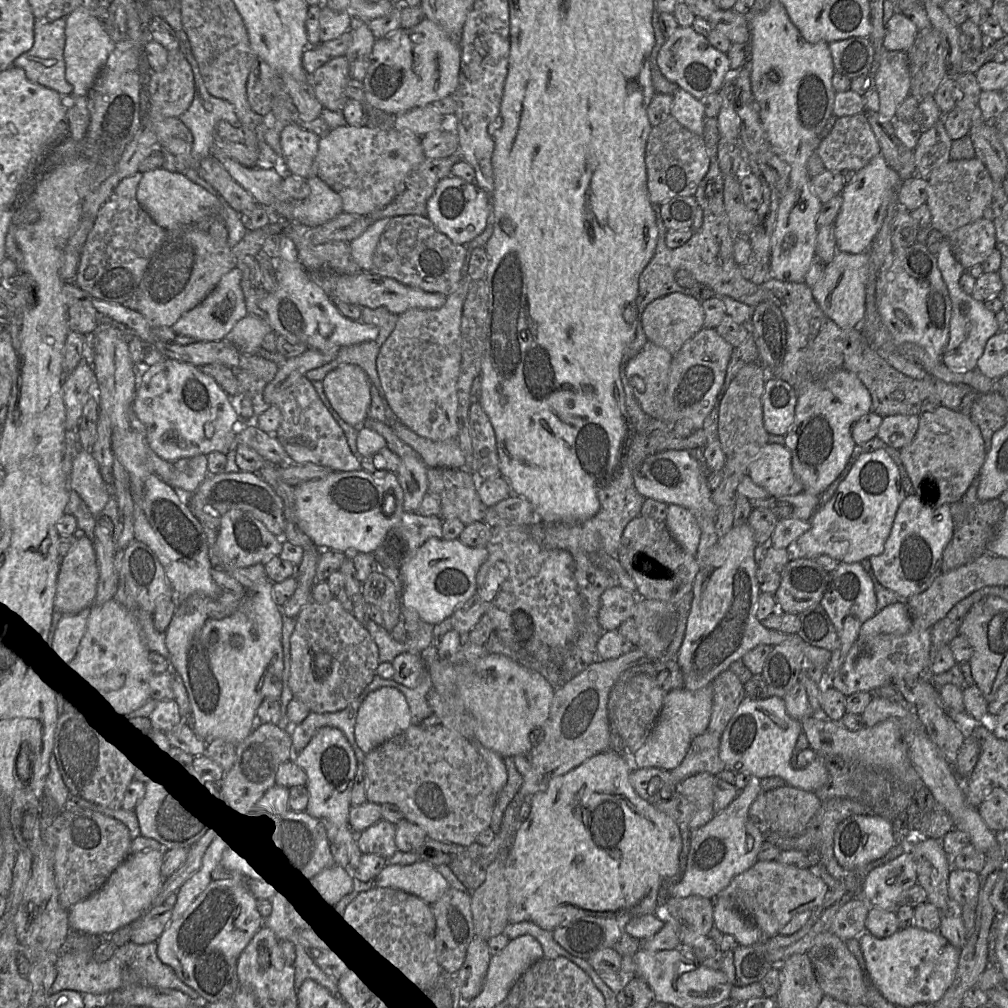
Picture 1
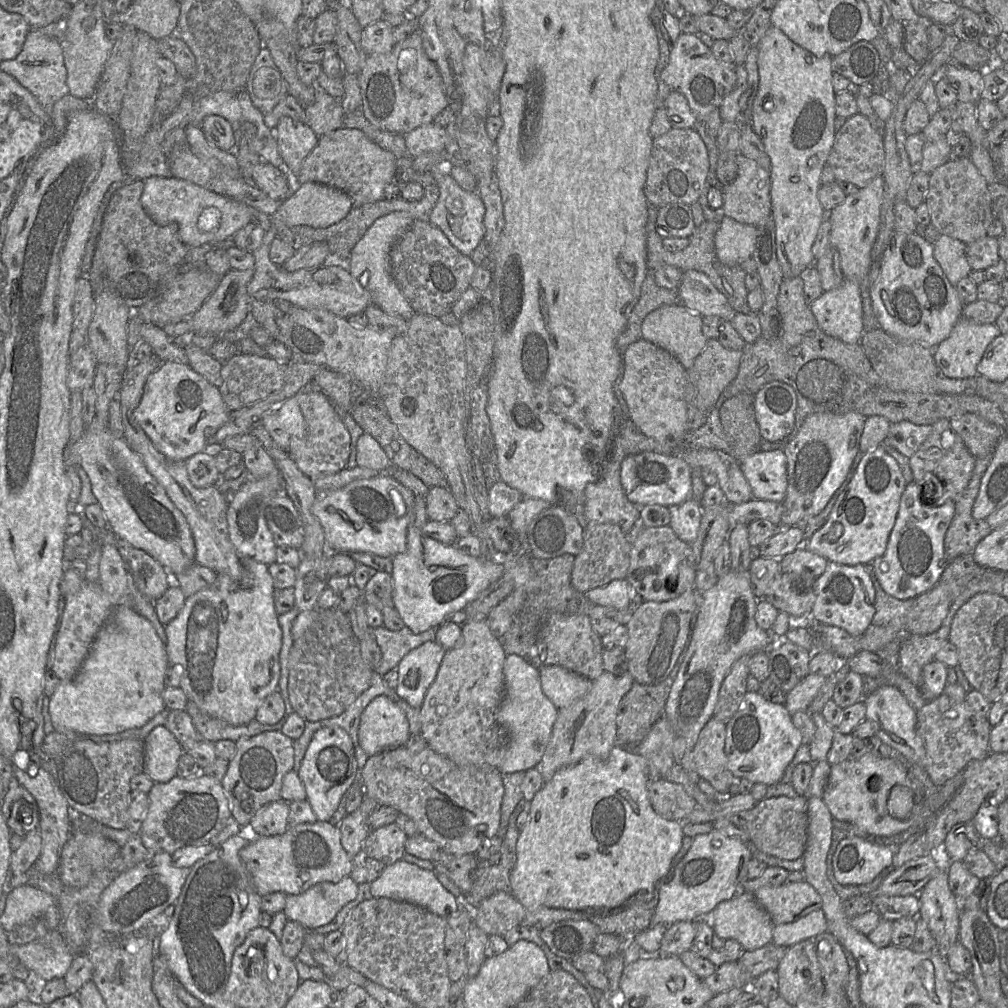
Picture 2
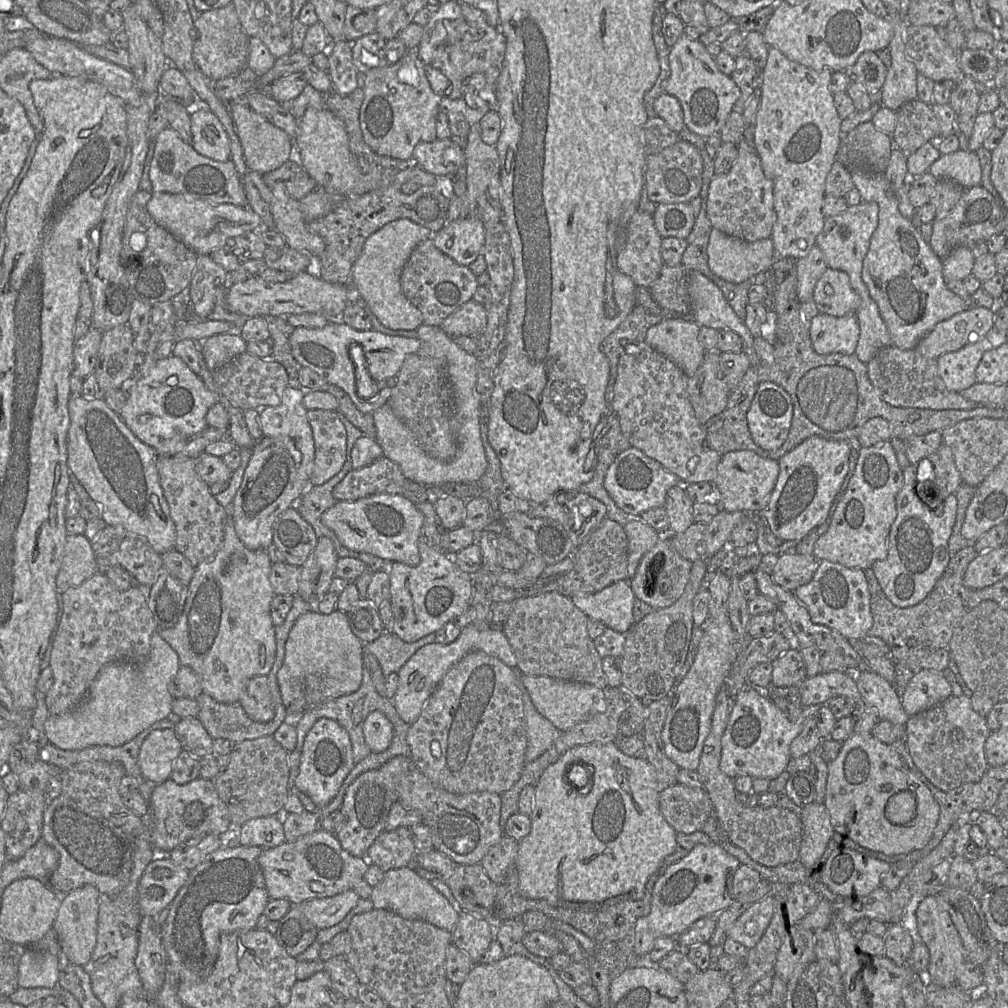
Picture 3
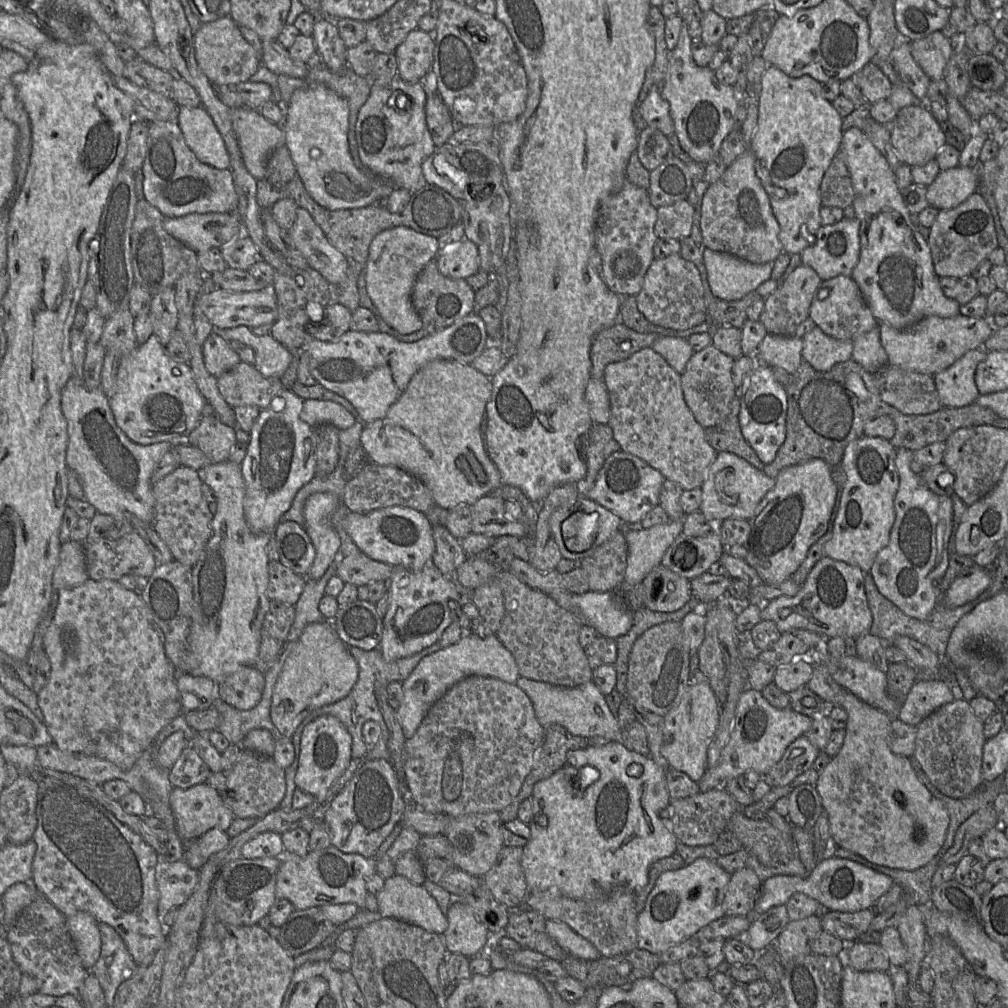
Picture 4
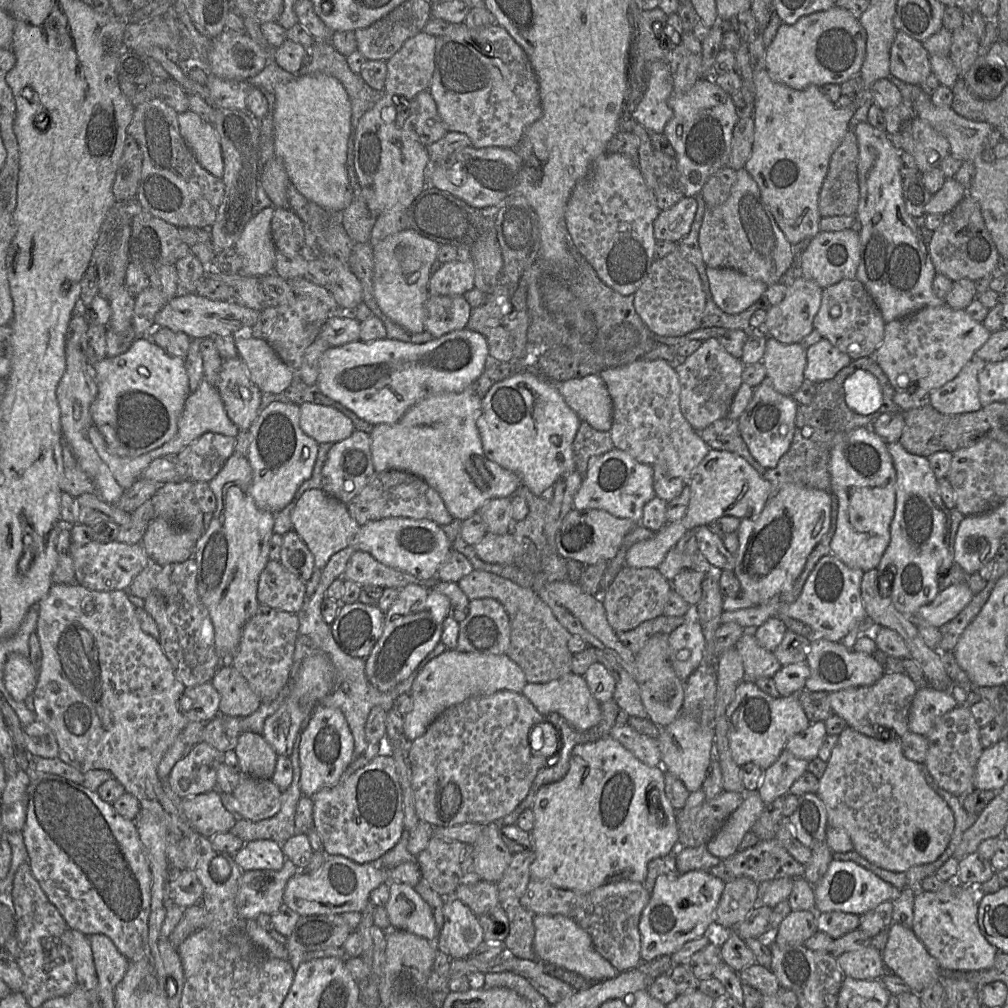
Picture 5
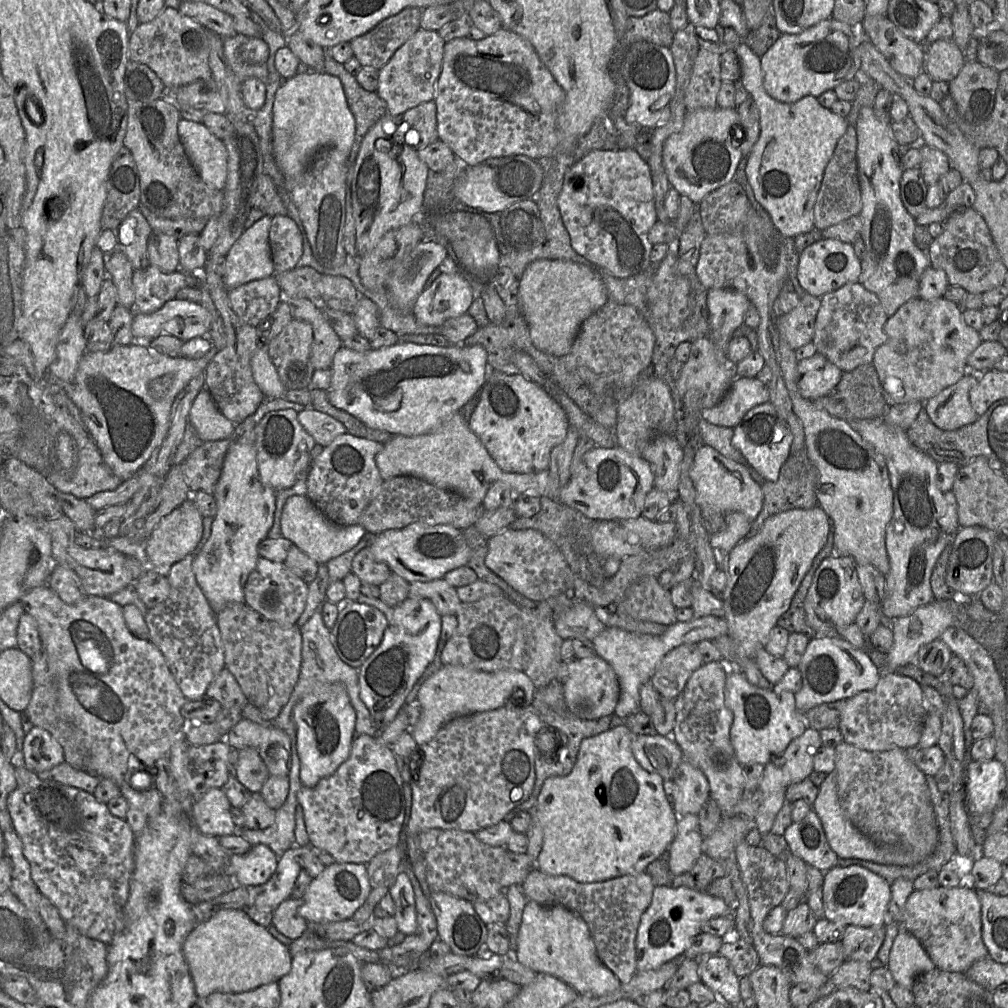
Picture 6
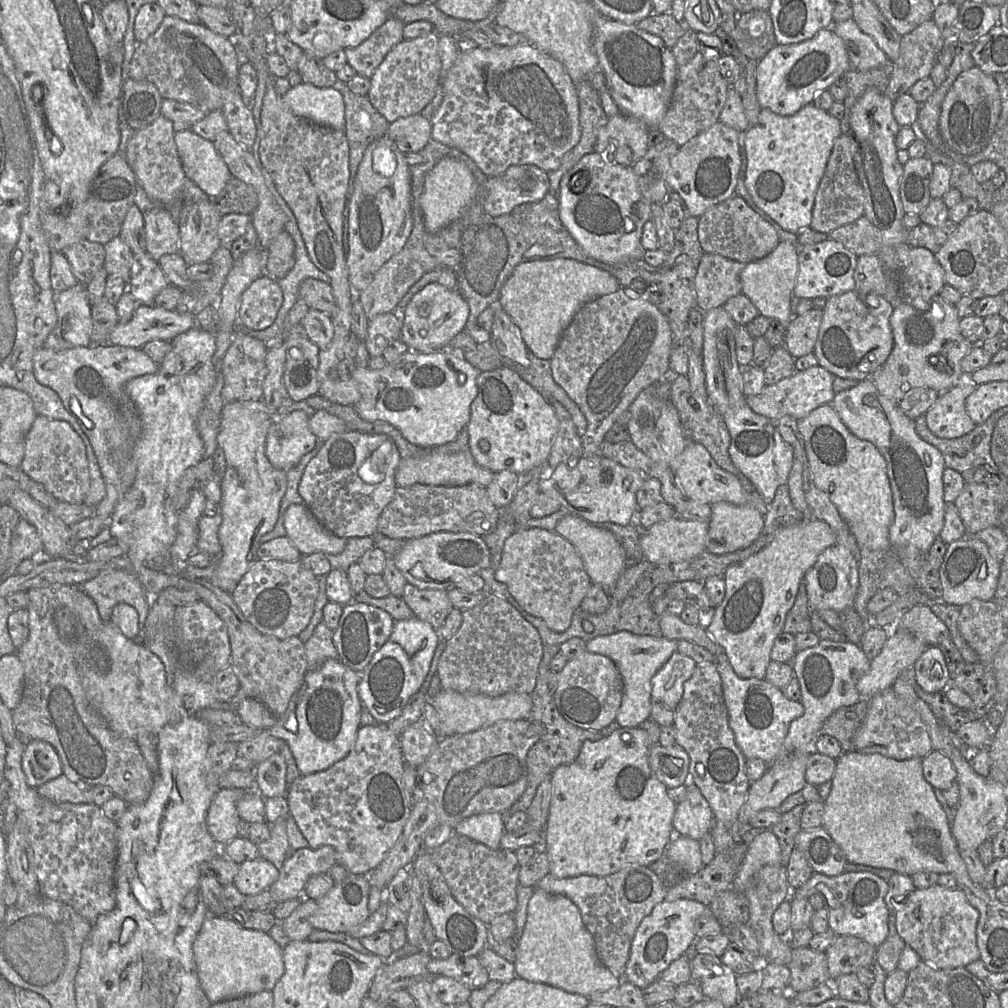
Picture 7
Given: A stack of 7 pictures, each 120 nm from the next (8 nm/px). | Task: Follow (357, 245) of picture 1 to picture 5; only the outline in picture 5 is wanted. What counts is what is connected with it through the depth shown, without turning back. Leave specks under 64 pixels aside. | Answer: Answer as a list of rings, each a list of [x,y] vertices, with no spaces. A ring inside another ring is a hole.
[[[412,229],[388,235],[373,246],[373,291],[375,300],[391,321],[404,329],[420,333],[424,328],[424,309],[429,296],[431,266],[441,243],[422,237]]]

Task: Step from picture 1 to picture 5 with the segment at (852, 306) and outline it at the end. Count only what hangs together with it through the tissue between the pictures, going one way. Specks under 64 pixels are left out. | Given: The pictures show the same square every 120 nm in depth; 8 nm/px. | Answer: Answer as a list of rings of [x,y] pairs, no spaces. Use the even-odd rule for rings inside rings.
[[[821,338],[806,349],[804,379],[815,384],[832,379],[852,359],[834,347],[827,339]]]

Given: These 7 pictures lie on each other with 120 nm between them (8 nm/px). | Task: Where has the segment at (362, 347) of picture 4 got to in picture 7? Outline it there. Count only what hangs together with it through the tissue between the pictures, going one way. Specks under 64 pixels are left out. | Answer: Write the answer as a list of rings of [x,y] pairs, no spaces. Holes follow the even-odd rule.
[[[408,350],[380,370],[355,367],[353,377],[355,387],[361,393],[361,399],[353,407],[356,413],[366,421],[384,421],[391,424],[413,445],[421,448],[442,446],[454,441],[459,432],[467,427],[471,403],[478,392],[479,373],[480,371],[465,359],[442,350],[432,352]]]

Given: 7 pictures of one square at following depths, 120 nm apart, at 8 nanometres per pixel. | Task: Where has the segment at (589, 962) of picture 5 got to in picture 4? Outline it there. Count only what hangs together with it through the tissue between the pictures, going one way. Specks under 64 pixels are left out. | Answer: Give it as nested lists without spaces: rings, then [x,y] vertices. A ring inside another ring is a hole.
[[[547,919],[546,931],[561,948],[574,957],[591,961],[601,956],[590,941],[561,920]]]

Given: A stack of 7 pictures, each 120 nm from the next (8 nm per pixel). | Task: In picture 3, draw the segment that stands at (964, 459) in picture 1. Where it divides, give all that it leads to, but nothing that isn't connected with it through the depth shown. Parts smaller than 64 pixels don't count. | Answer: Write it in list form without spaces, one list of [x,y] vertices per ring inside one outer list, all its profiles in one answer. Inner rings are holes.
[[[942,443],[937,451],[921,459],[917,464],[913,464],[915,475],[917,478],[916,491],[922,499],[922,494],[919,492],[921,488],[929,496],[938,497],[939,502],[934,500],[934,506],[941,503],[950,494],[955,494],[959,486],[963,483],[961,474],[956,467],[952,450],[945,443]]]

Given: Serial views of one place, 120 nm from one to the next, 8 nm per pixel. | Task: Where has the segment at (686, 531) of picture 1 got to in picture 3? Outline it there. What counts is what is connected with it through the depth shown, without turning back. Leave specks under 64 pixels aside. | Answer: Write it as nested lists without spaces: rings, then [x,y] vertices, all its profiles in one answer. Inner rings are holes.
[[[683,484],[675,485],[667,492],[664,508],[669,518],[671,535],[686,531],[694,523],[693,505]]]

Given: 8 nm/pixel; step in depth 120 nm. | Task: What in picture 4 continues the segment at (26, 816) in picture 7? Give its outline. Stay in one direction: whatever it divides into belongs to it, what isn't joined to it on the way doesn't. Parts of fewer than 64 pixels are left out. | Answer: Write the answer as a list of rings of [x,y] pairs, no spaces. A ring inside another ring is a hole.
[[[45,778],[38,783],[36,817],[32,840],[37,849],[32,862],[32,883],[38,892],[66,918],[84,911],[94,916],[98,923],[110,925],[121,936],[137,965],[148,961],[167,940],[167,929],[158,915],[158,854],[155,850],[100,802],[62,779]]]

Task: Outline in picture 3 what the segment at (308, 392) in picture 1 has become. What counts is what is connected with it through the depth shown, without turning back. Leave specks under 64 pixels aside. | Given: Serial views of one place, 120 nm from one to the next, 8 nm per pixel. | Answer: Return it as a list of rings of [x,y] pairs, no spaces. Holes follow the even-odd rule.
[[[307,410],[307,417],[315,445],[310,484],[322,485],[339,473],[346,461],[347,431],[336,411]]]

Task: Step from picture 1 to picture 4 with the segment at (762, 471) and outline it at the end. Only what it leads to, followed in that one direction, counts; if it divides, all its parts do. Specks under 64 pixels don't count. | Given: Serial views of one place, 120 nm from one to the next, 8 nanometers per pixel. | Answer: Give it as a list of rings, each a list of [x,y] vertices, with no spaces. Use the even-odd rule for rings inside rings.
[[[719,452],[701,486],[702,502],[699,511],[708,520],[715,522],[716,526],[731,518],[751,521],[766,506],[766,496],[775,484],[775,478],[767,476],[743,458],[730,452]]]

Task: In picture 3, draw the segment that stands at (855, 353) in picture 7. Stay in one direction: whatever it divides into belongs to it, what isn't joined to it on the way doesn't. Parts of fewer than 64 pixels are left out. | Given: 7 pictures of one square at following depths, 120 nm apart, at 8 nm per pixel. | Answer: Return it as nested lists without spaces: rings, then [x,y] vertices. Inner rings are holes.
[[[827,267],[813,292],[819,313],[834,317],[856,313],[860,298],[850,284],[849,276],[842,270]]]

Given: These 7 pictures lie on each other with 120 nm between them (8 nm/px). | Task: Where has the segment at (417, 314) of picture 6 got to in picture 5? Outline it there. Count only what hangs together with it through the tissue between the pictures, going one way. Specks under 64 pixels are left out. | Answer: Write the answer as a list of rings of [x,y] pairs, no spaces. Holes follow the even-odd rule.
[[[472,257],[442,263],[430,276],[429,295],[464,296],[475,287],[475,271]]]

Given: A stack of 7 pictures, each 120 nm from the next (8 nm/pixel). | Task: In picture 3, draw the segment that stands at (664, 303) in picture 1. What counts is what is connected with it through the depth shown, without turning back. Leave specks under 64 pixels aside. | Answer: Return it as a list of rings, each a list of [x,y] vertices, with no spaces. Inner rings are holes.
[[[673,316],[651,326],[647,331],[645,342],[675,363],[690,378],[699,369],[706,354],[698,340],[699,330],[700,325],[692,318]]]

